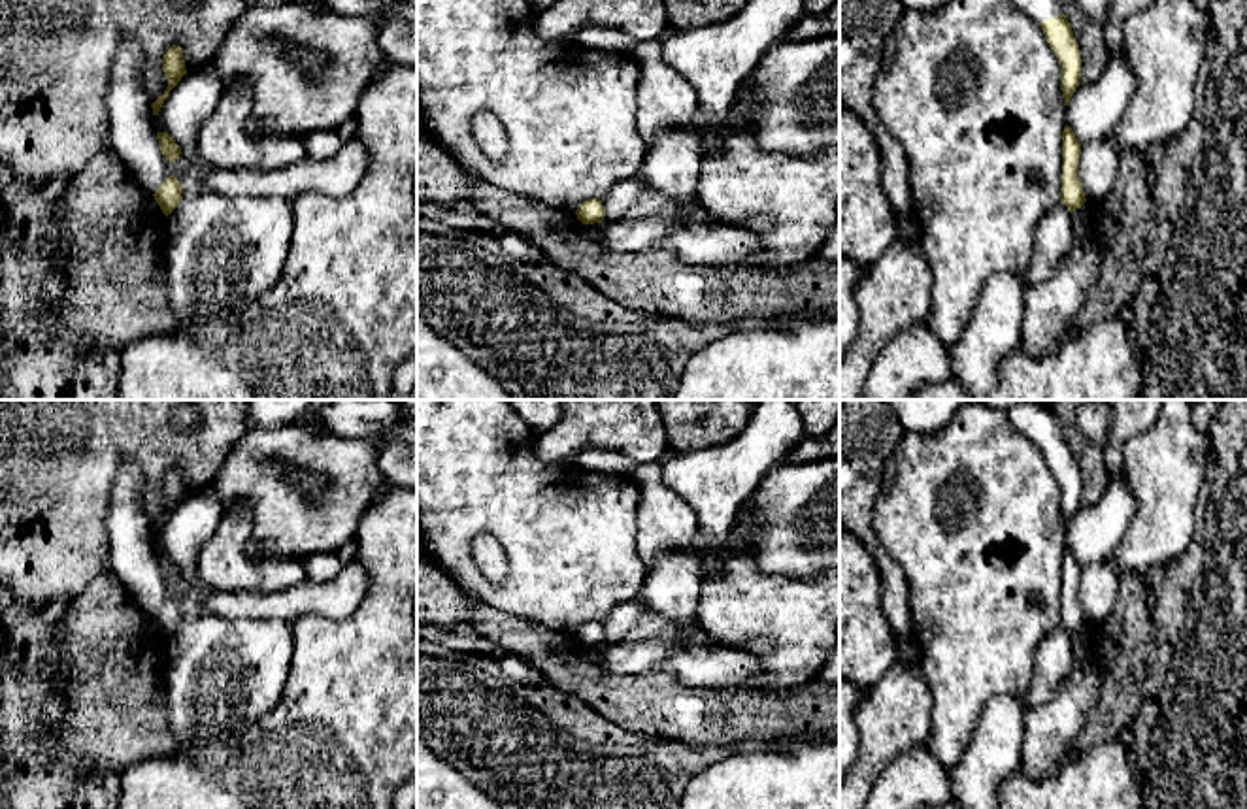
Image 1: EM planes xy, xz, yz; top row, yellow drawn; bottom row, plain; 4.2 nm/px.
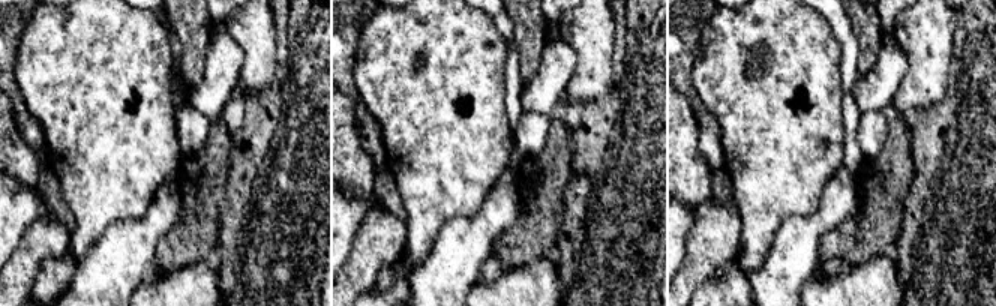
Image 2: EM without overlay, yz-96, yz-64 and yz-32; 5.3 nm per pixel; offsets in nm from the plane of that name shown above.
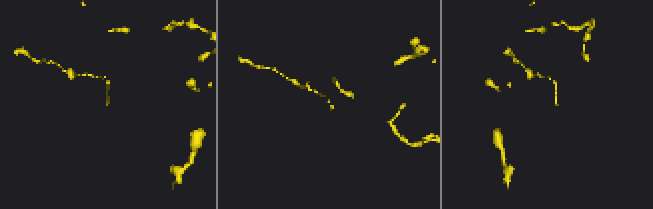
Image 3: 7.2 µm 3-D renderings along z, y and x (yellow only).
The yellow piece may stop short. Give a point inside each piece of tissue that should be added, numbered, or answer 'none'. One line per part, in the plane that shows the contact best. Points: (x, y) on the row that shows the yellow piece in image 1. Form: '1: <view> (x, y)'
1: yz (1040, 10)

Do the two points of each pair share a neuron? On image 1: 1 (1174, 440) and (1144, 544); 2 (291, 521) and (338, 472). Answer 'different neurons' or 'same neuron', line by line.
1: same neuron
2: same neuron

